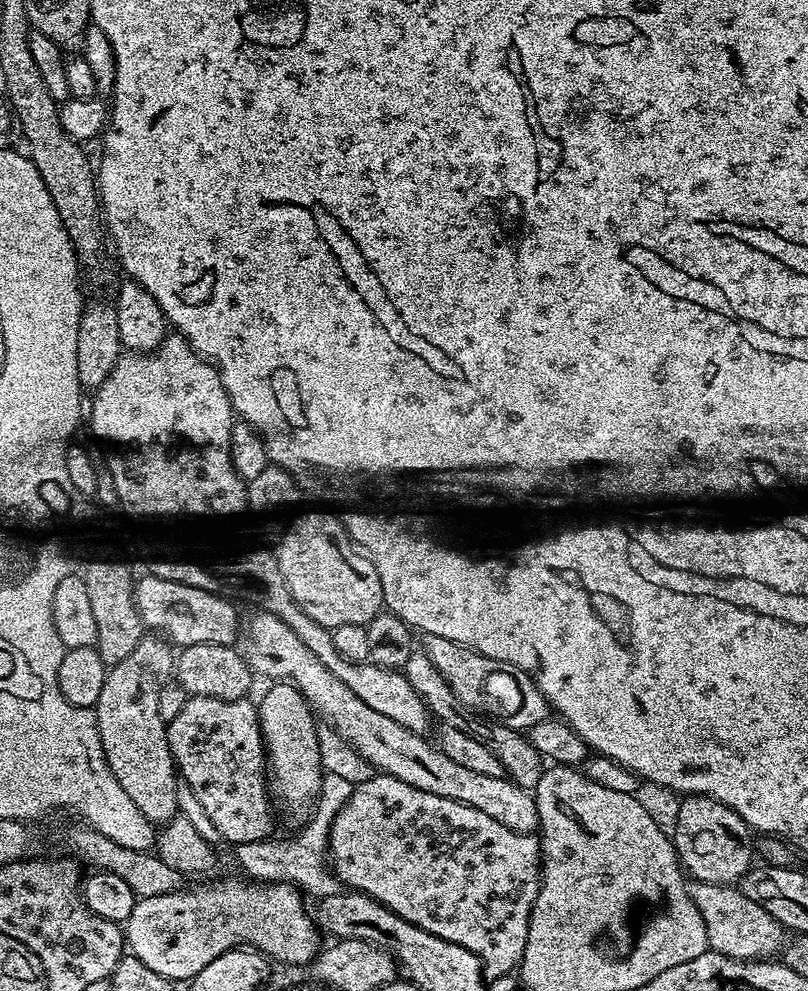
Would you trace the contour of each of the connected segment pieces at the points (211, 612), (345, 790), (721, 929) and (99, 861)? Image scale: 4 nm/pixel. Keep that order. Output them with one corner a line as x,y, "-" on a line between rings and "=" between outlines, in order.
144,574
141,580
139,577
135,581
132,600
145,629
159,634
177,649
199,644
235,645
242,632
242,616
240,620
239,610
228,601
231,599
227,595
219,592
=
325,773
319,798
314,805
312,815
305,821
302,832
292,838
269,838
258,842
240,843
233,847
236,858
247,877
261,883
289,883
309,897
321,900
344,890
344,885
335,873
330,871
327,851
330,826
338,810
351,798
355,785
343,777
=
697,880
688,884
694,906
706,922
706,938
711,951
726,954
735,960
768,960
781,951
786,943
786,930
758,902
750,902
739,887
731,884
711,884
=
87,826
79,827
68,828
56,836
56,844
64,851
61,853
65,857
84,866
89,864
89,869
92,870
118,874
118,878
122,878
122,882
126,882
126,886
130,886
130,890
134,890
134,894
138,898
179,892
185,887
184,873
174,870
171,866
166,866
166,862
162,862
162,858
157,856
155,851
130,850
126,846
118,846
118,842
110,842
110,838
106,838
106,834
102,834
98,830

